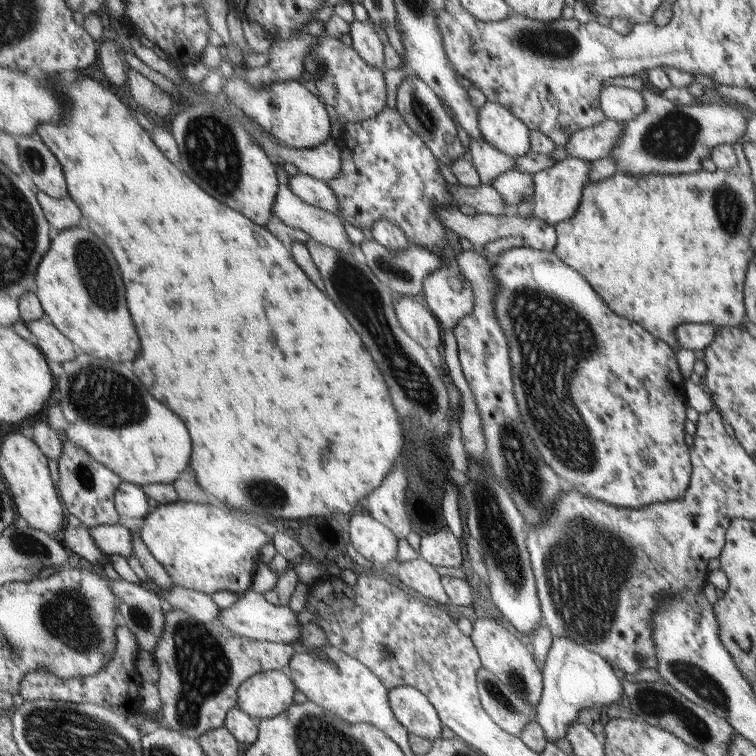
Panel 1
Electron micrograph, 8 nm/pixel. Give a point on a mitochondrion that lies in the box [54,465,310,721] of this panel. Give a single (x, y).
(259, 492)

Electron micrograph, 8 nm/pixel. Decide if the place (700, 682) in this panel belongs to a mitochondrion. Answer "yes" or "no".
yes

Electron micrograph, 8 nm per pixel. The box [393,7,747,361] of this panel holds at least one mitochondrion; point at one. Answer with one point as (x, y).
(672, 138)

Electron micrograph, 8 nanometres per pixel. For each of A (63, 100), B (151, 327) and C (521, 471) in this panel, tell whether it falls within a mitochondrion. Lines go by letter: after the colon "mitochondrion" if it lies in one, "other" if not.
A: other
B: other
C: mitochondrion

